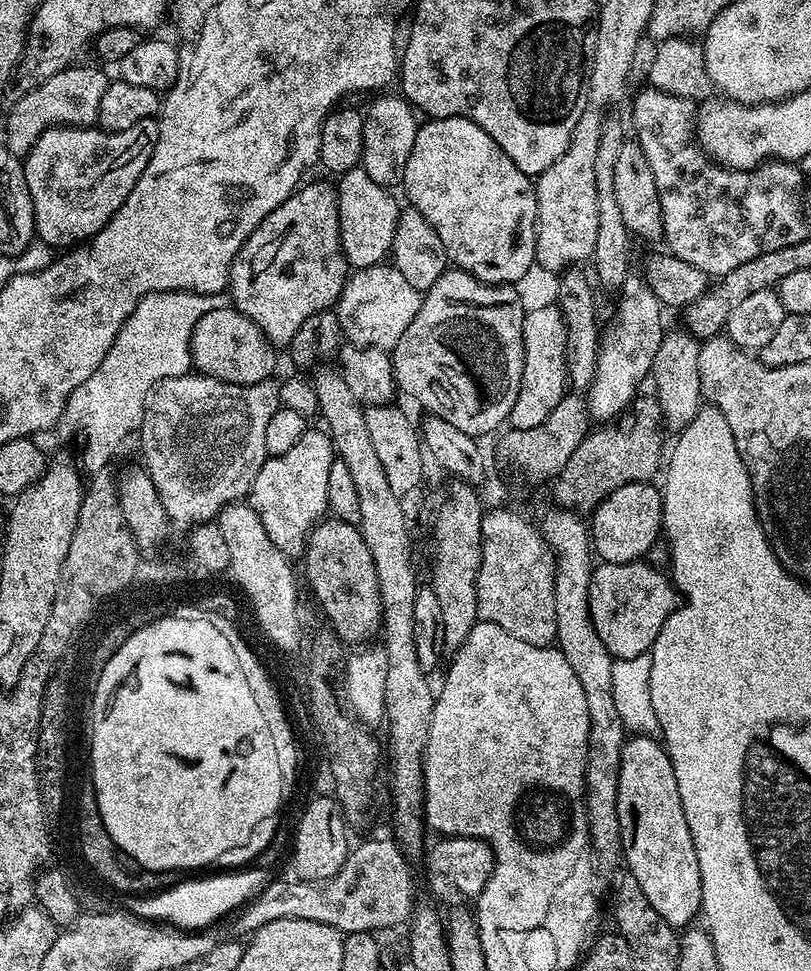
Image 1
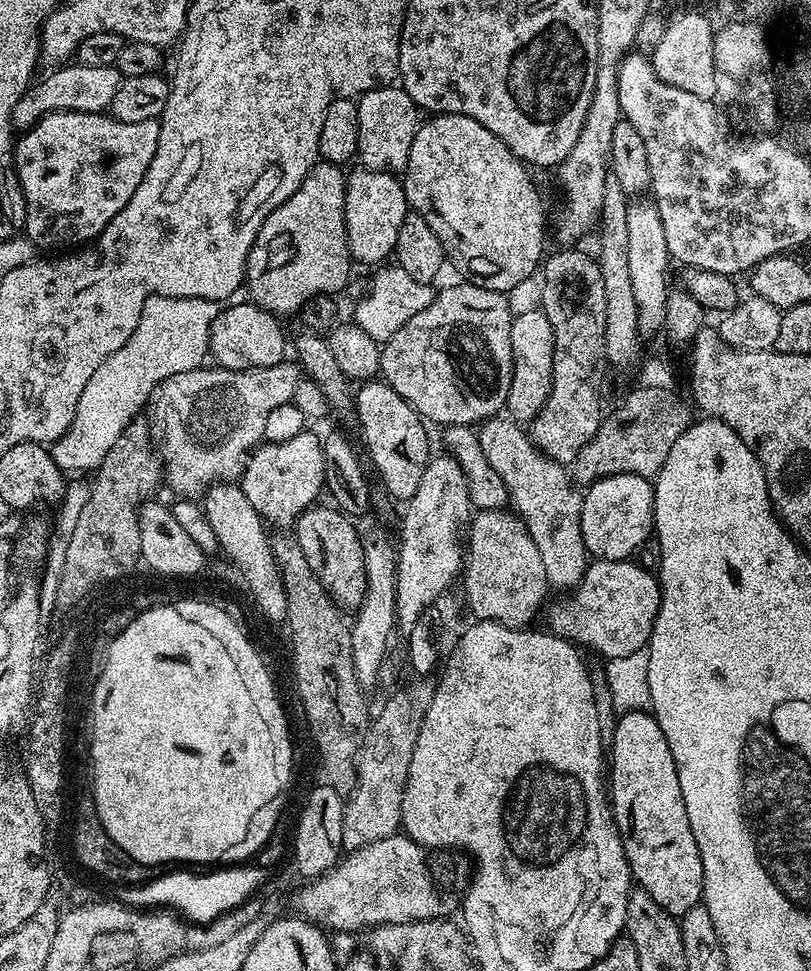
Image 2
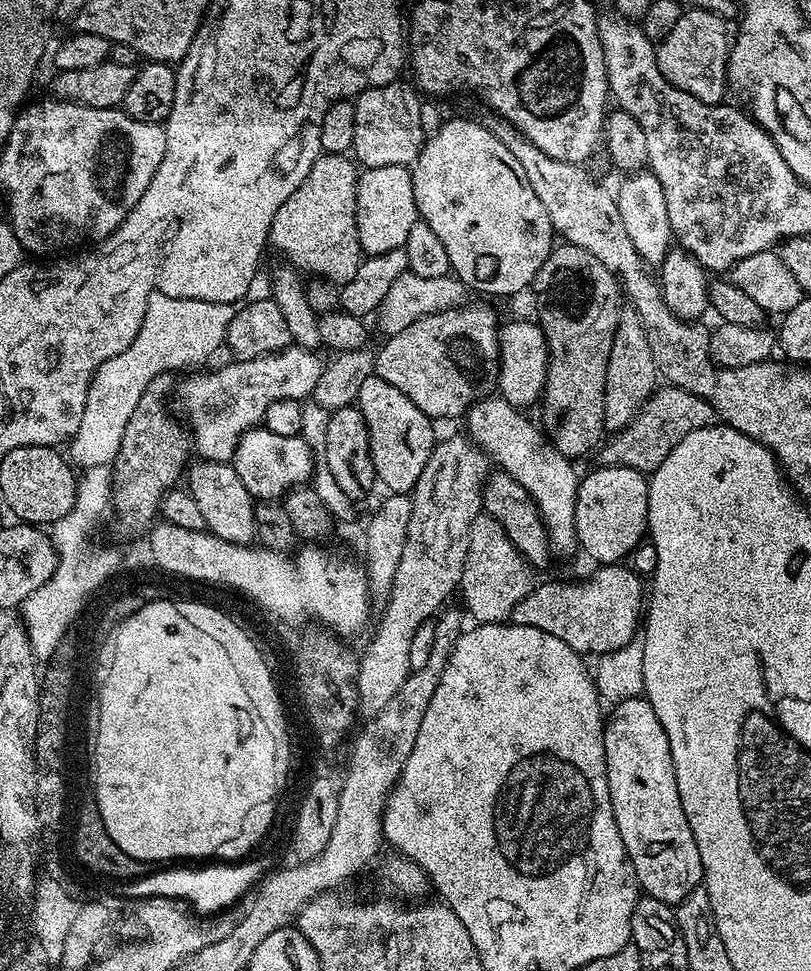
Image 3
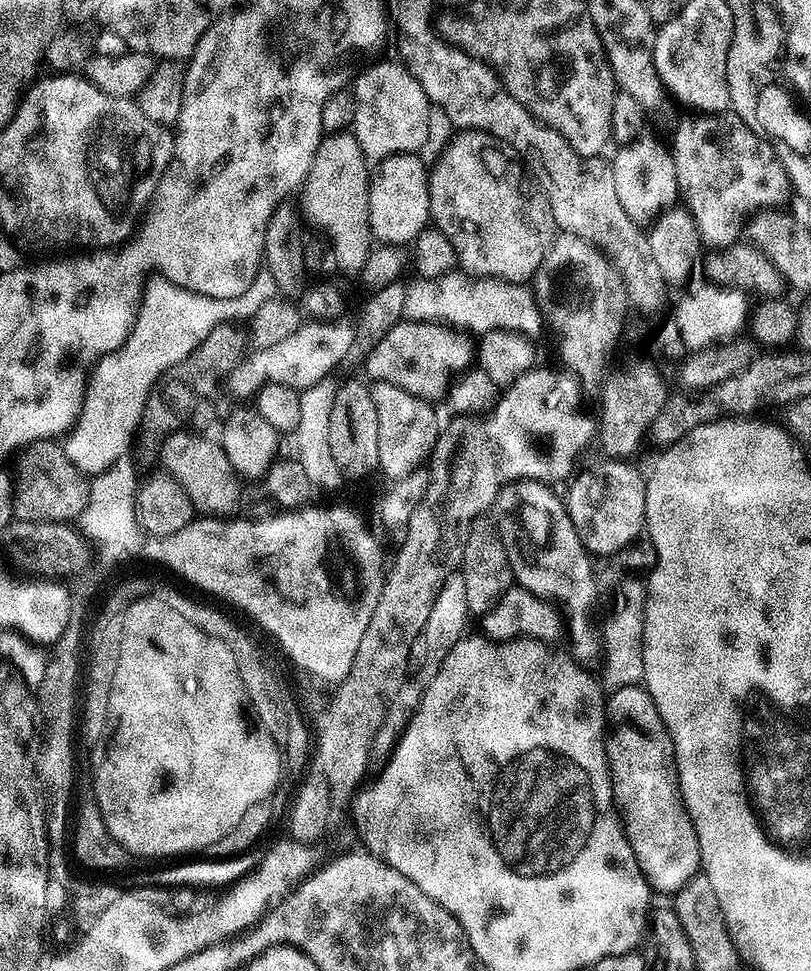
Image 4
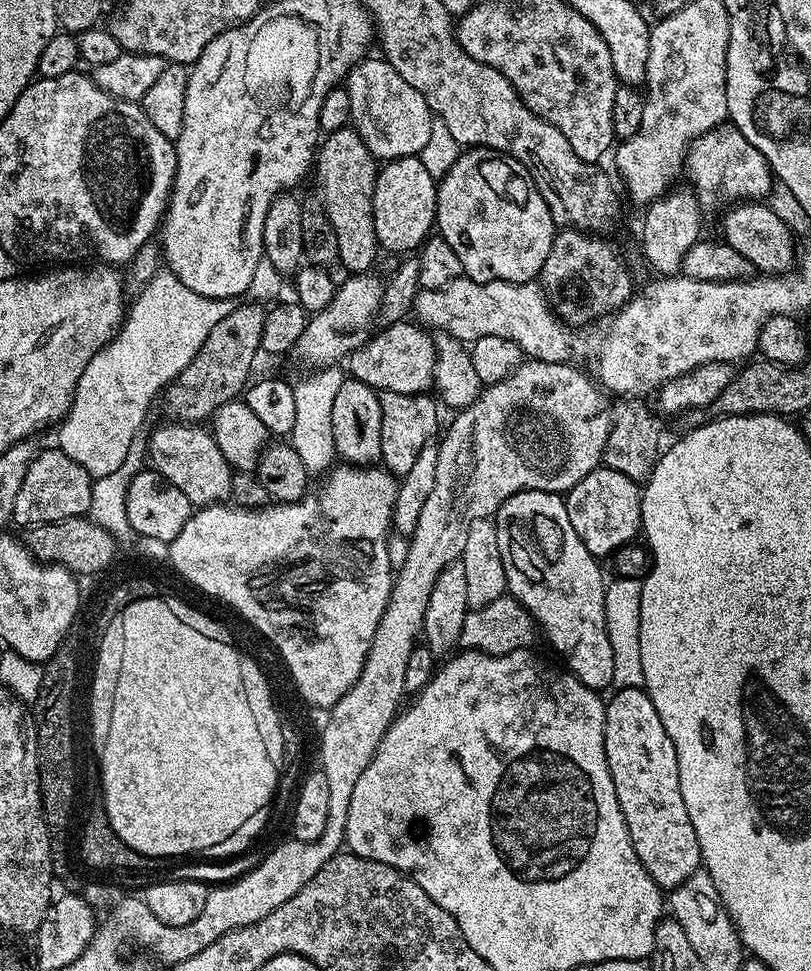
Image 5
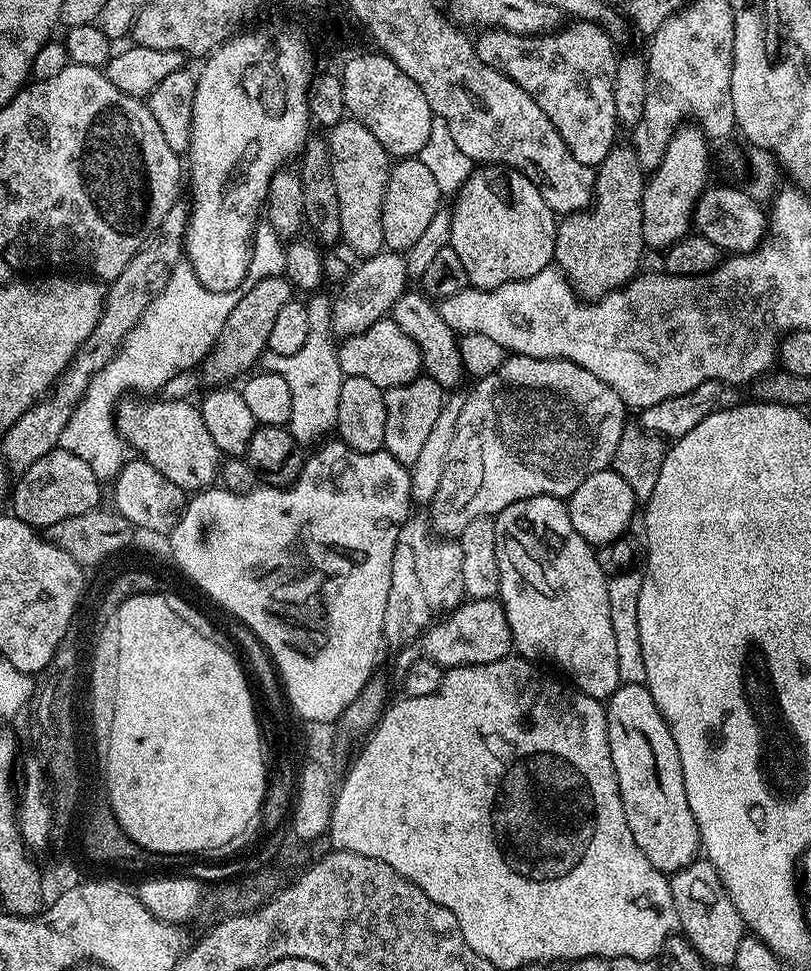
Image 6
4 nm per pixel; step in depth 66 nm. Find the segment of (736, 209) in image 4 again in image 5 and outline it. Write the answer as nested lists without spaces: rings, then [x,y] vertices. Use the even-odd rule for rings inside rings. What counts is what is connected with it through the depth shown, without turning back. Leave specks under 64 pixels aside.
[[[731,122],[692,137],[682,164],[685,169],[688,167],[687,183],[704,210],[723,209],[737,201],[756,202],[767,197],[774,188],[774,175],[768,166],[768,160],[746,140],[742,130],[735,128]]]

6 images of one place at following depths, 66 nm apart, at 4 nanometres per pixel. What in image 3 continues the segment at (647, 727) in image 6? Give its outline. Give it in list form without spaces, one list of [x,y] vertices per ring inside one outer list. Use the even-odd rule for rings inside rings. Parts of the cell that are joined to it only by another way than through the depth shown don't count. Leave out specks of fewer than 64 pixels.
[[[644,696],[615,701],[613,708],[616,709],[612,716],[610,712],[604,726],[604,753],[618,834],[622,834],[622,842],[641,889],[658,898],[658,902],[675,906],[703,885],[704,867],[686,810],[682,810],[678,778],[670,754],[670,738],[666,730],[662,730],[654,706],[650,706]]]

